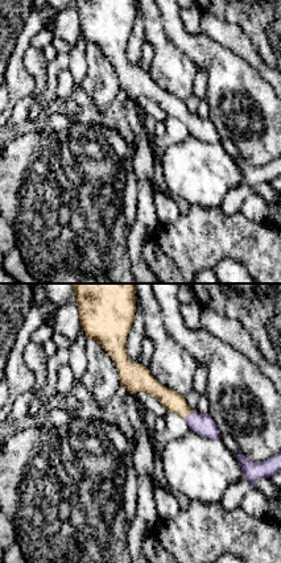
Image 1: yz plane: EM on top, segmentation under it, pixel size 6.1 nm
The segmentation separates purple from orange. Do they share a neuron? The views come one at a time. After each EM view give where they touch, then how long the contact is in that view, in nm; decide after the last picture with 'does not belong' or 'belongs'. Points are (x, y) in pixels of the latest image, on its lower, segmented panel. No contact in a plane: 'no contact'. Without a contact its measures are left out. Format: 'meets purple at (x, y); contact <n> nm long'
meets purple at (190, 413); contact 90 nm long

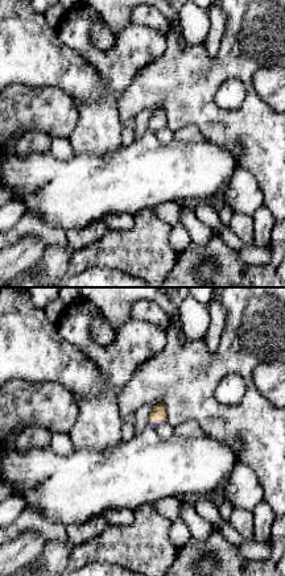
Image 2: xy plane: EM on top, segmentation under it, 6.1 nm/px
meets purple at (158, 422); contact 110 nm long

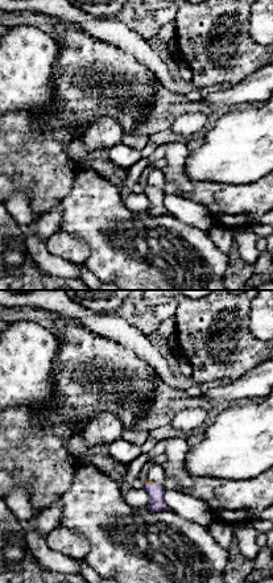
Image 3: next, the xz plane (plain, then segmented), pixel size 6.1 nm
meets purple at (151, 484); contact 70 nm long

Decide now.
belongs

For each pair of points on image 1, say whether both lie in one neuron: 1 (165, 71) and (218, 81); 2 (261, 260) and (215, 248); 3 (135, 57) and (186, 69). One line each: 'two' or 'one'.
1: two
2: one
3: two

